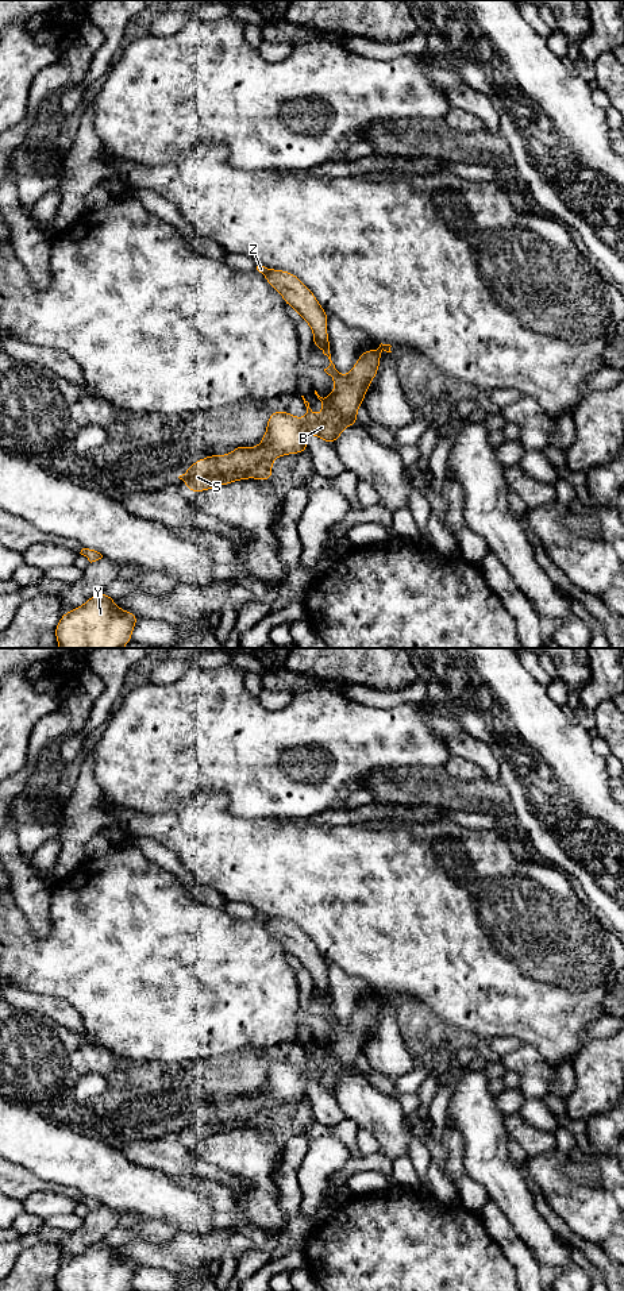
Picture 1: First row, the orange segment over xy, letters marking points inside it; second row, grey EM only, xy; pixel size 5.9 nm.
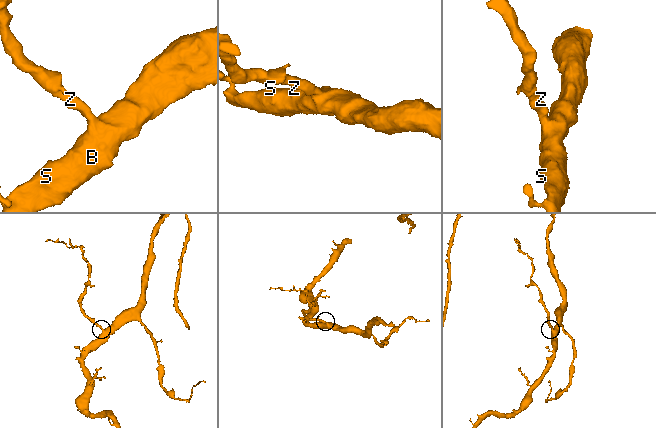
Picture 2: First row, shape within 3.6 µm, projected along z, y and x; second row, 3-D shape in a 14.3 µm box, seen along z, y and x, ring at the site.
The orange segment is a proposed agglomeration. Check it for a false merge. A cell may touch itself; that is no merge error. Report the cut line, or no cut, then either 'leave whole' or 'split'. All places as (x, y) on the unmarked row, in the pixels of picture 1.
no cut; leave whole

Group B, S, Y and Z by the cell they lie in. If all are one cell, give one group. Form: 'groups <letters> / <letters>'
groups B S Y Z

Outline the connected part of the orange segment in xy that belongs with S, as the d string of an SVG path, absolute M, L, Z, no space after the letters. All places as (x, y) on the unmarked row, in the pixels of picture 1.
M257 914L257 918L259 921L262 921L266 925L266 929L281 941L282 947L285 948L285 951L294 956L298 960L298 966L304 967L308 970L308 972L311 974L312 979L313 979L313 995L320 995L323 1002L328 1005L330 1007L330 1014L327 1017L324 1017L324 1020L331 1024L335 1029L335 1036L334 1040L323 1047L317 1043L317 1040L315 1038L315 1043L317 1044L317 1047L323 1051L323 1061L321 1064L316 1064L312 1057L309 1056L309 1051L303 1045L304 1052L307 1055L307 1061L305 1061L305 1067L300 1068L296 1064L285 1060L270 1060L269 1063L269 1071L267 1071L267 1076L266 1076L266 1082L261 1088L261 1094L259 1095L242 1095L238 1094L234 1097L234 1099L230 1103L209 1103L204 1107L200 1107L197 1110L194 1110L185 1122L180 1124L178 1126L184 1129L184 1132L192 1138L193 1141L197 1140L203 1140L203 1138L208 1138L220 1133L227 1133L239 1128L246 1128L246 1126L257 1126L257 1128L265 1128L265 1129L273 1129L271 1128L271 1111L274 1109L276 1105L282 1105L282 1103L288 1103L288 1102L298 1102L298 1101L304 1101L308 1099L308 1092L307 1092L307 1080L312 1080L316 1084L319 1084L323 1090L331 1090L331 1091L336 1091L336 1088L340 1086L340 1079L344 1075L353 1075L354 1072L358 1071L357 1067L357 1057L359 1053L363 1052L363 1044L365 1041L369 1038L369 1032L373 1030L374 1024L378 1020L378 1014L380 1014L380 999L384 998L386 1001L392 1001L390 999L390 993L380 993L378 997L375 998L367 998L365 999L362 1003L359 1003L355 1014L353 1016L353 1018L348 1021L347 1025L343 1025L335 1016L335 1013L331 1009L331 1002L330 1002L330 990L328 990L328 983L327 983L327 971L328 971L328 963L324 960L324 957L320 955L320 952L317 951L315 943L292 921L288 920L282 920L282 918L274 918L274 917L267 917L265 914Z

